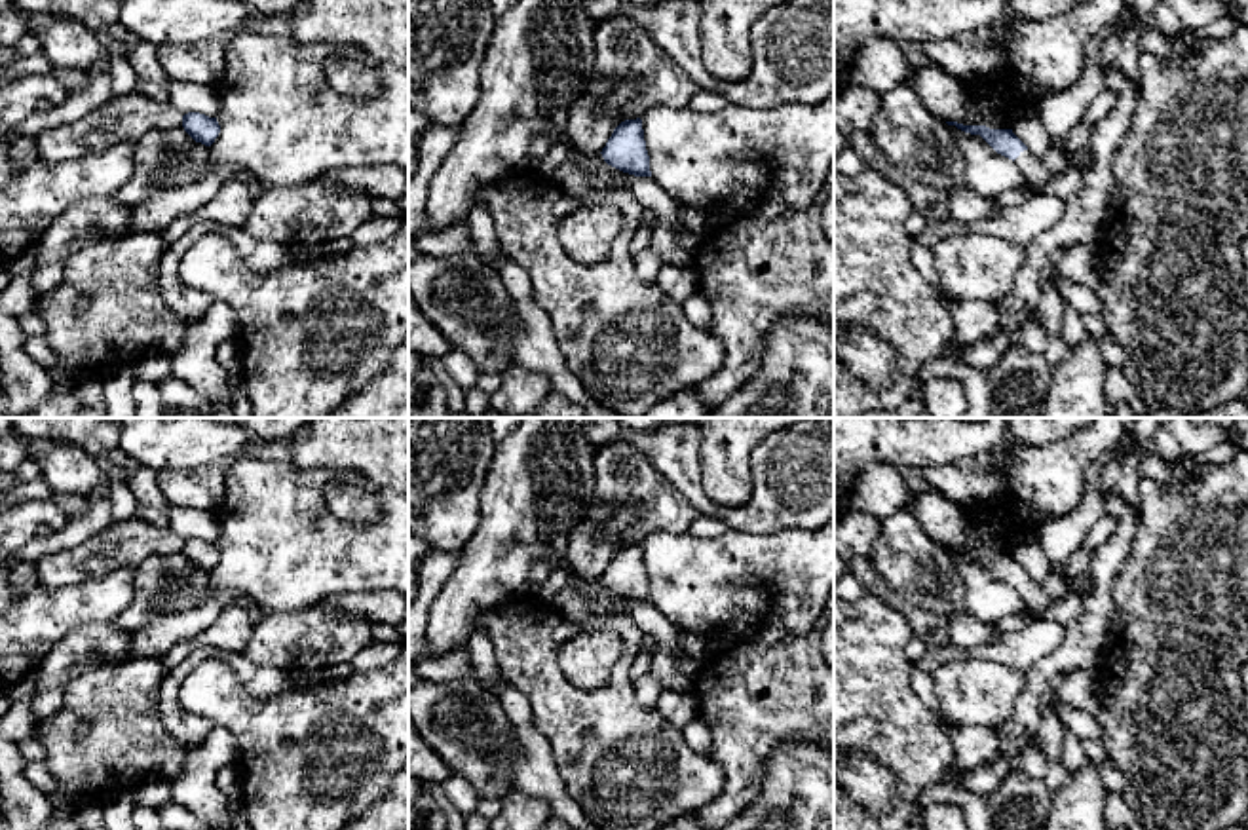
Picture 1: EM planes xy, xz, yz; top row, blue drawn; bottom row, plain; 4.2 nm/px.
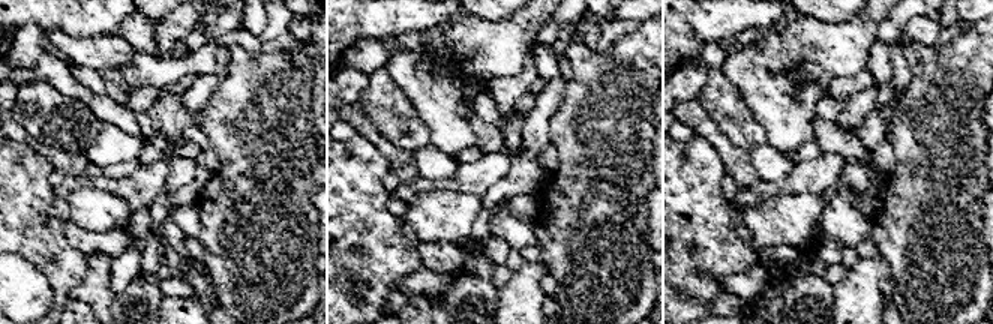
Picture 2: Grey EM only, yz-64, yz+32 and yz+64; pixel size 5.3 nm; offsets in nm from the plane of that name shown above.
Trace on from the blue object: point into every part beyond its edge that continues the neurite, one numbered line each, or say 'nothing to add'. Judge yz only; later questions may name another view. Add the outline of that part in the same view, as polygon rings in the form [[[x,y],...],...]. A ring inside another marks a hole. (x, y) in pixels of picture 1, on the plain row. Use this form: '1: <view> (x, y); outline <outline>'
1: yz (1036, 599); outline [[[1030,575],[1020,577],[1020,581],[1014,585],[1014,589],[1020,594],[1028,613],[1039,613],[1039,612],[1050,608],[1054,602],[1049,596],[1049,593],[1043,589],[1041,581],[1033,579]]]

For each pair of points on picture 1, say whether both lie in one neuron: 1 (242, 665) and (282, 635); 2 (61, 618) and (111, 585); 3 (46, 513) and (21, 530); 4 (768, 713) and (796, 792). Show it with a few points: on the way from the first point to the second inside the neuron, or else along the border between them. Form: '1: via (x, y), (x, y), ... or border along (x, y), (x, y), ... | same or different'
1: border along (240, 654), (287, 673) | different
2: via (73, 606), (86, 606), (99, 597) | same
3: via (40, 513), (27, 525) | same
4: border along (813, 741), (787, 741), (768, 760), (760, 787) | different

